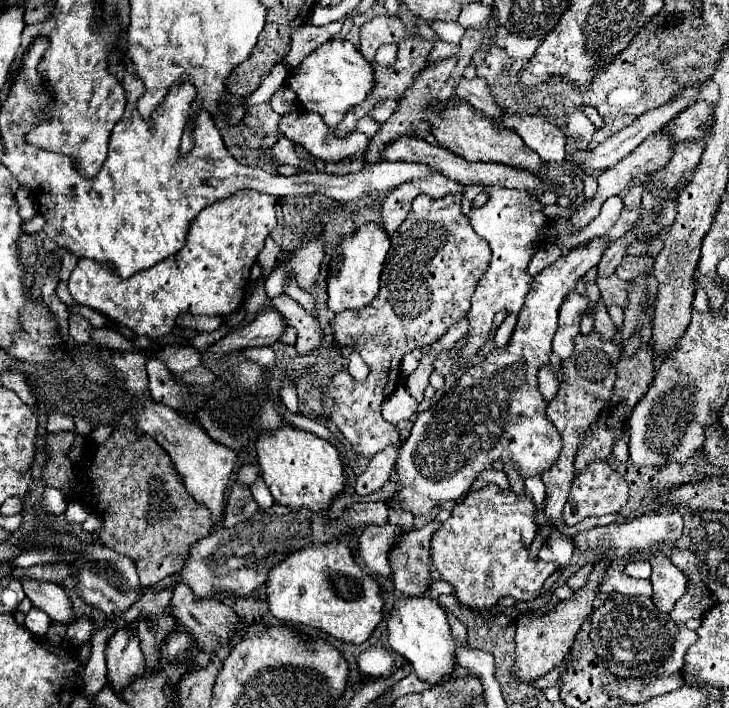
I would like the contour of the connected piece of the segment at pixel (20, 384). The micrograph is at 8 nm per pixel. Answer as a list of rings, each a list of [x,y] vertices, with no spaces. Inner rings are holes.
[[[5,373],[1,377],[1,383],[7,387],[7,389],[13,389],[29,407],[33,407],[35,403],[35,395],[33,395],[33,387],[29,385],[27,377],[19,375],[19,373]]]

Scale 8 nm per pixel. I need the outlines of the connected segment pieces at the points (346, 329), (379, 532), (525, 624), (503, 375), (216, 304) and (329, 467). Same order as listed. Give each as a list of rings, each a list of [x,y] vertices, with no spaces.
[[[419,195],[415,205],[411,203],[411,211],[401,227],[391,235],[391,249],[383,263],[381,273],[381,289],[375,301],[369,307],[359,311],[343,311],[333,319],[333,339],[341,343],[341,355],[351,355],[353,347],[359,351],[361,359],[369,365],[369,377],[365,381],[355,381],[347,371],[337,371],[333,375],[327,395],[325,395],[325,411],[331,421],[341,429],[341,433],[351,441],[353,449],[365,457],[373,457],[375,453],[383,451],[383,447],[399,443],[399,431],[381,417],[381,403],[387,399],[399,381],[401,375],[401,359],[415,347],[435,343],[457,319],[465,317],[471,307],[471,295],[485,273],[489,263],[491,249],[471,227],[467,215],[461,211],[461,195],[445,195],[443,199],[431,199],[427,195]]]
[[[391,523],[367,525],[363,529],[359,537],[359,555],[361,561],[373,571],[373,575],[387,577],[391,573],[389,553],[403,533],[405,533],[403,527]]]
[[[607,557],[597,561],[593,567],[593,573],[589,575],[589,579],[585,583],[585,587],[575,591],[571,599],[559,601],[553,611],[549,611],[545,615],[531,615],[531,613],[519,615],[517,635],[515,635],[515,643],[517,643],[517,671],[515,671],[515,675],[521,681],[533,683],[537,677],[545,675],[549,669],[559,667],[565,661],[577,631],[581,629],[583,621],[593,613],[593,601],[597,597],[597,589],[601,585],[603,577],[605,577],[605,569],[609,565],[611,565],[611,561]]]
[[[597,237],[585,247],[579,245],[571,249],[569,255],[559,257],[551,267],[535,275],[533,289],[529,291],[525,299],[525,307],[519,313],[519,321],[511,335],[511,341],[503,349],[493,349],[491,353],[487,353],[481,363],[465,369],[465,373],[457,379],[455,387],[451,387],[433,407],[429,407],[417,417],[417,425],[413,425],[409,439],[403,443],[399,457],[395,461],[395,473],[393,473],[395,479],[401,483],[401,489],[397,491],[397,495],[401,495],[403,509],[411,511],[413,515],[427,515],[443,501],[461,499],[469,491],[471,483],[479,477],[479,473],[483,469],[489,469],[491,463],[497,459],[503,463],[509,463],[509,461],[517,463],[523,477],[541,475],[557,461],[561,451],[561,437],[557,435],[557,429],[553,427],[553,423],[549,423],[545,415],[547,401],[539,391],[537,371],[549,363],[551,341],[557,329],[557,315],[565,295],[577,287],[577,281],[591,267],[599,263],[605,249],[607,245],[603,237]]]
[[[237,191],[237,195],[231,195],[229,199],[221,199],[209,209],[205,207],[199,217],[191,223],[187,243],[183,251],[177,255],[157,263],[153,269],[139,271],[131,279],[117,279],[109,267],[101,267],[99,263],[93,263],[89,259],[79,259],[77,267],[71,273],[69,279],[69,293],[79,305],[87,305],[105,317],[129,327],[135,331],[135,335],[149,335],[151,339],[155,335],[169,333],[175,327],[175,319],[179,313],[191,313],[191,315],[229,315],[233,313],[245,299],[245,289],[249,283],[249,271],[255,263],[255,257],[263,249],[265,239],[269,233],[277,227],[277,215],[275,215],[277,197],[259,193],[259,191]]]
[[[285,427],[269,435],[261,435],[255,447],[259,467],[263,471],[263,481],[267,483],[273,499],[281,505],[287,505],[291,509],[307,507],[311,513],[323,515],[329,511],[333,497],[341,495],[345,489],[347,473],[339,451],[329,441],[313,433]]]

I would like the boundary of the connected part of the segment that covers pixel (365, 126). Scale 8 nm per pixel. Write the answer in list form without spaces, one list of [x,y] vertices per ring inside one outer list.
[[[363,117],[359,123],[357,123],[357,131],[361,131],[361,133],[365,133],[369,139],[379,131],[379,123],[373,119],[373,117]]]

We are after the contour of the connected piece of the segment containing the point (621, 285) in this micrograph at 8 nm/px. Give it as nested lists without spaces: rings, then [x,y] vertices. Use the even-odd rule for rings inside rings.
[[[611,275],[611,277],[599,277],[597,285],[601,289],[601,299],[603,299],[603,303],[607,307],[609,305],[625,307],[625,303],[627,303],[627,287],[629,287],[627,281],[619,279],[617,275]]]

